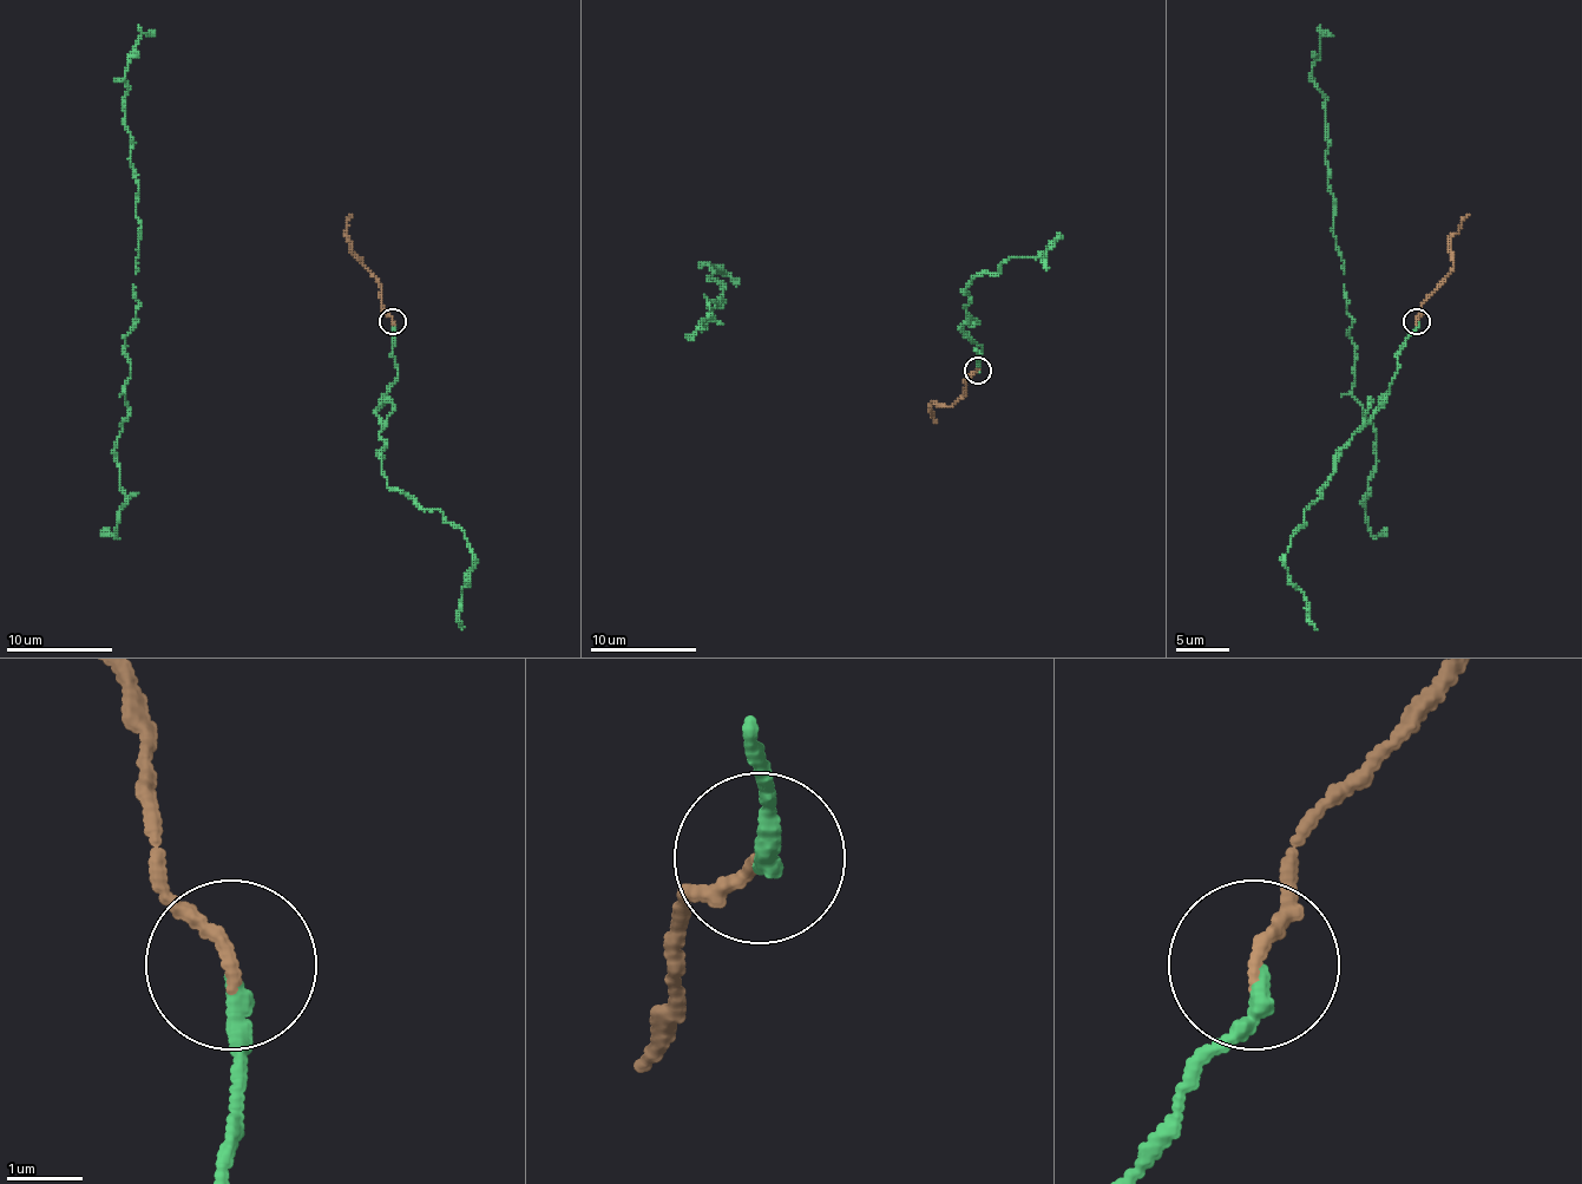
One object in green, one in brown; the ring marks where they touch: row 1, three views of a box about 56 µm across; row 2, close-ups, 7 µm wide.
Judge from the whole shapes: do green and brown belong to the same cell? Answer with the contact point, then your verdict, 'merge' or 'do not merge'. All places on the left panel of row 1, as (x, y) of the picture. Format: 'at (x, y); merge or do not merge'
at (393, 321); merge

